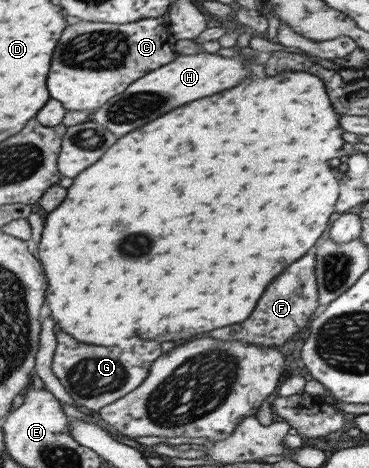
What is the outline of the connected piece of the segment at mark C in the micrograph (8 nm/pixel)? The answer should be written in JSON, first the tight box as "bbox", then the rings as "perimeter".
{"bbox":[47,16,179,111],"perimeter":[[[162,16],[142,18],[141,21],[125,25],[81,20],[65,29],[53,53],[47,89],[51,97],[61,101],[63,107],[69,111],[94,111],[115,94],[123,93],[136,79],[175,60],[179,54],[177,49],[173,49],[174,42],[175,37],[168,30],[168,23]]]}

